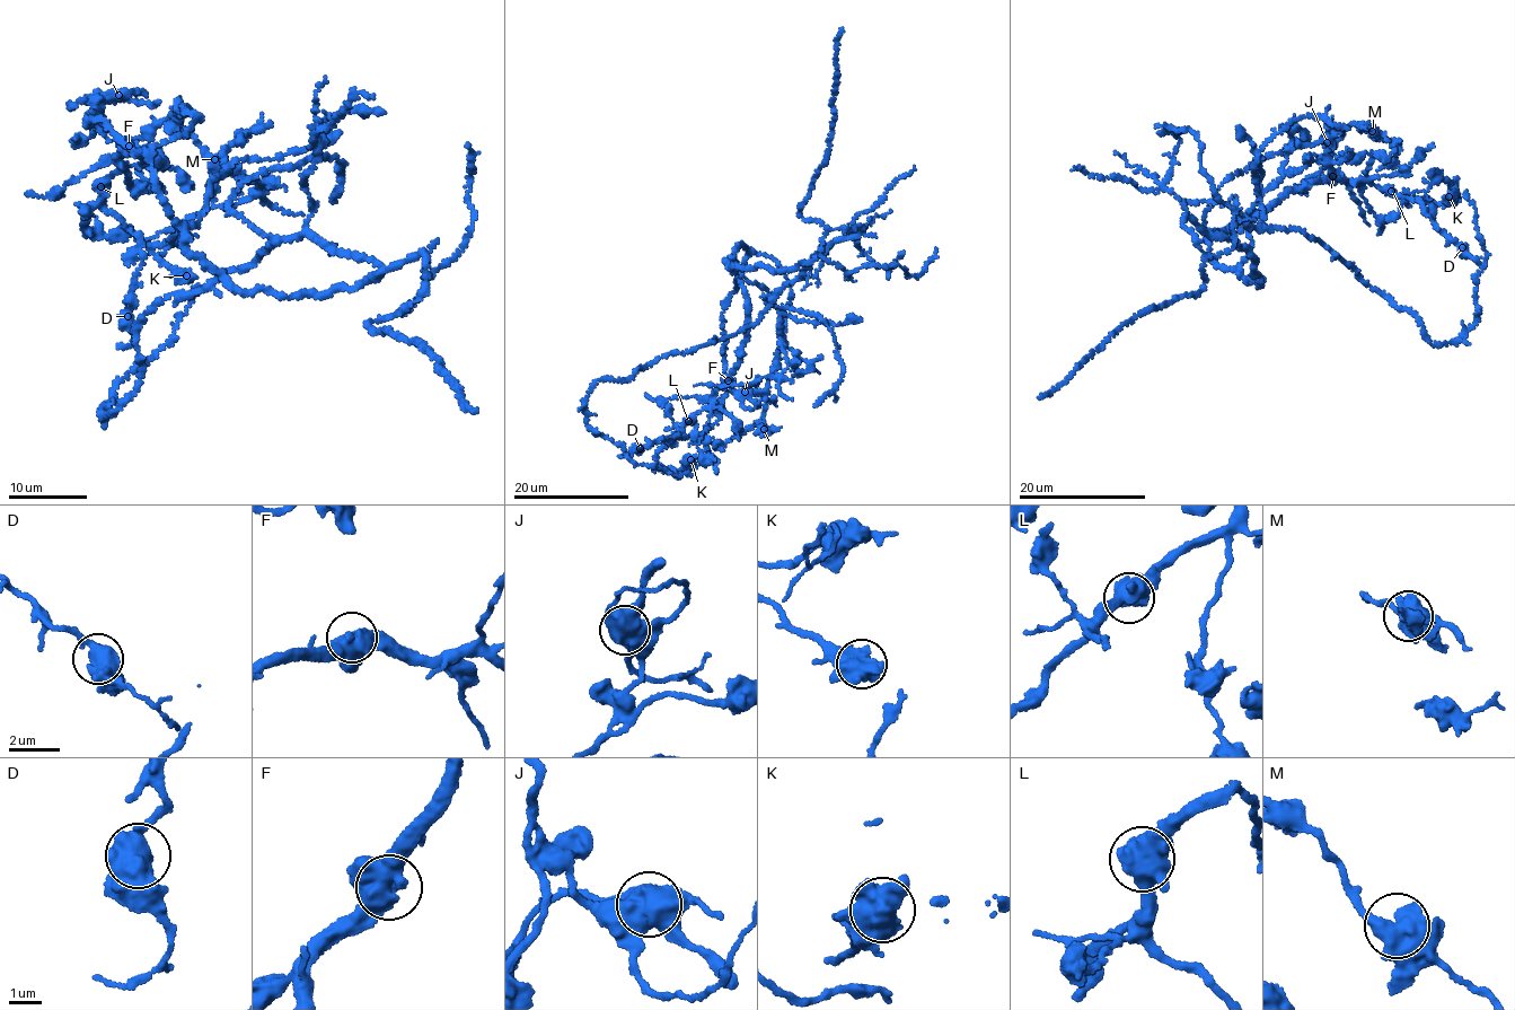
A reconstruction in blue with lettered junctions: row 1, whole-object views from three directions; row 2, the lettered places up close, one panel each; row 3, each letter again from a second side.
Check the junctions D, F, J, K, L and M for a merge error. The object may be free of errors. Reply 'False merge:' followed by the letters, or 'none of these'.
False merge: J

